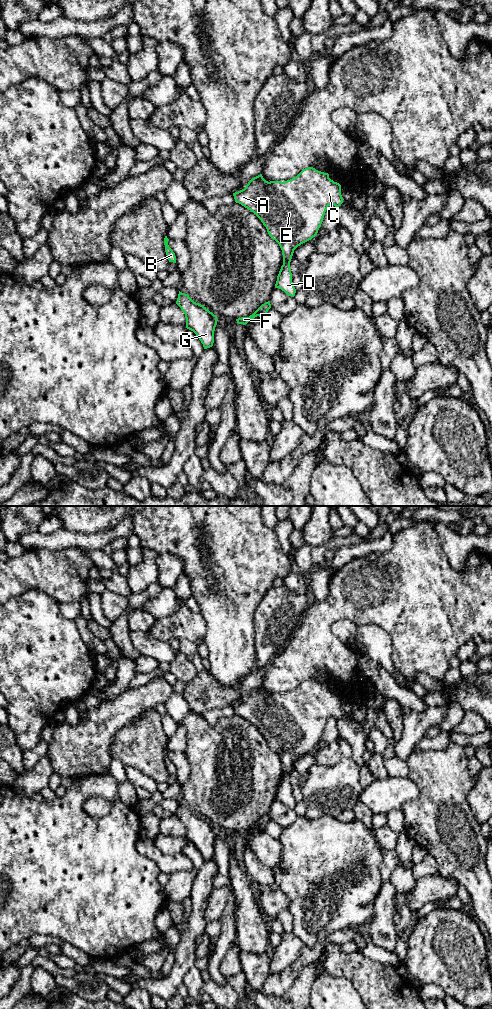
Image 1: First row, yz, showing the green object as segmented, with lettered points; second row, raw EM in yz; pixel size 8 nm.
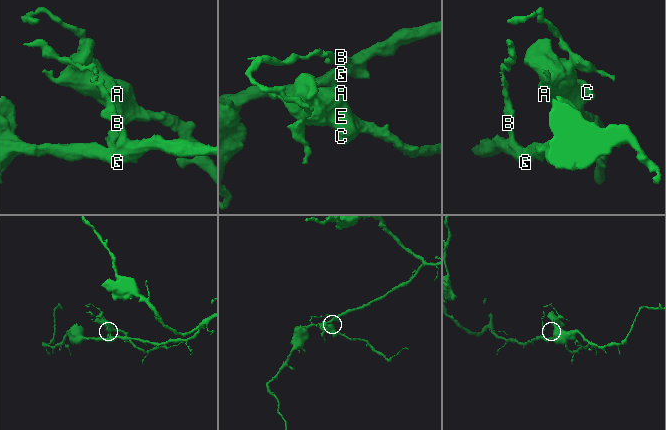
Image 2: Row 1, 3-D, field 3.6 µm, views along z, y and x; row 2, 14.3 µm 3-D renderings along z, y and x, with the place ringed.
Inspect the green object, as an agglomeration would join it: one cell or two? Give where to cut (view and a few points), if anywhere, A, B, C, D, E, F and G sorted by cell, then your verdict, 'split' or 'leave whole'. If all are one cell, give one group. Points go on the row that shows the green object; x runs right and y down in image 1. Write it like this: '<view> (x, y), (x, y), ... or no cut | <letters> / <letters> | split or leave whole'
yz (283, 262), (289, 263) | A C E / B D F G | split

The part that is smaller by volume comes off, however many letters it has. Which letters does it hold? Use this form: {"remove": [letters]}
{"remove": ["A", "C", "E"]}

